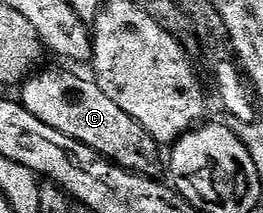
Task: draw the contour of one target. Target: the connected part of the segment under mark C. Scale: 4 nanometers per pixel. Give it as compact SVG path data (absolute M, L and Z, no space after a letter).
M43 70L33 74L19 87L18 101L26 108L26 112L31 112L37 120L42 120L42 124L50 124L50 128L70 136L70 140L78 140L86 144L86 148L94 148L94 152L103 158L109 158L123 170L145 176L159 175L161 143L154 141L150 132L138 124L138 120L126 116L126 112L122 112L122 108L118 108L118 104L114 104L114 100L110 100L110 96L106 96L106 92L102 92L102 88L98 88L91 77L79 78L68 70Z

